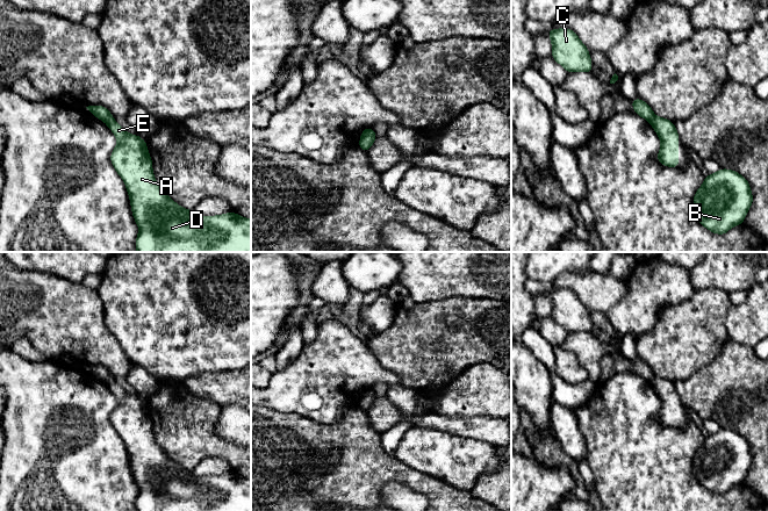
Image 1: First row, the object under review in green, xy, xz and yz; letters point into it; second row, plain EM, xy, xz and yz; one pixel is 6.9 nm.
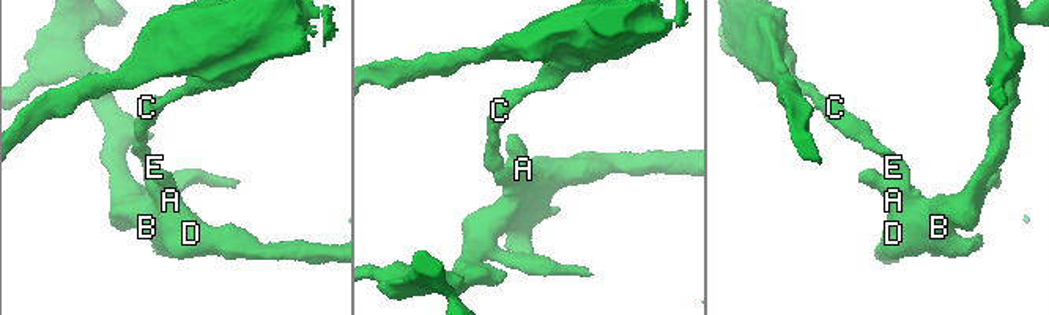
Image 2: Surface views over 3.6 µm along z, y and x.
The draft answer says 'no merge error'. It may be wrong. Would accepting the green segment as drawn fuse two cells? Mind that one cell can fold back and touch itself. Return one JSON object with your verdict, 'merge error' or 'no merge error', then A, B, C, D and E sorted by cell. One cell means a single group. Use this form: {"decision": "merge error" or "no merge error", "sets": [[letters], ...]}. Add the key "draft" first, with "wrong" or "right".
{"draft": "wrong", "decision": "merge error", "sets": [["A", "B", "D", "E"], ["C"]]}

